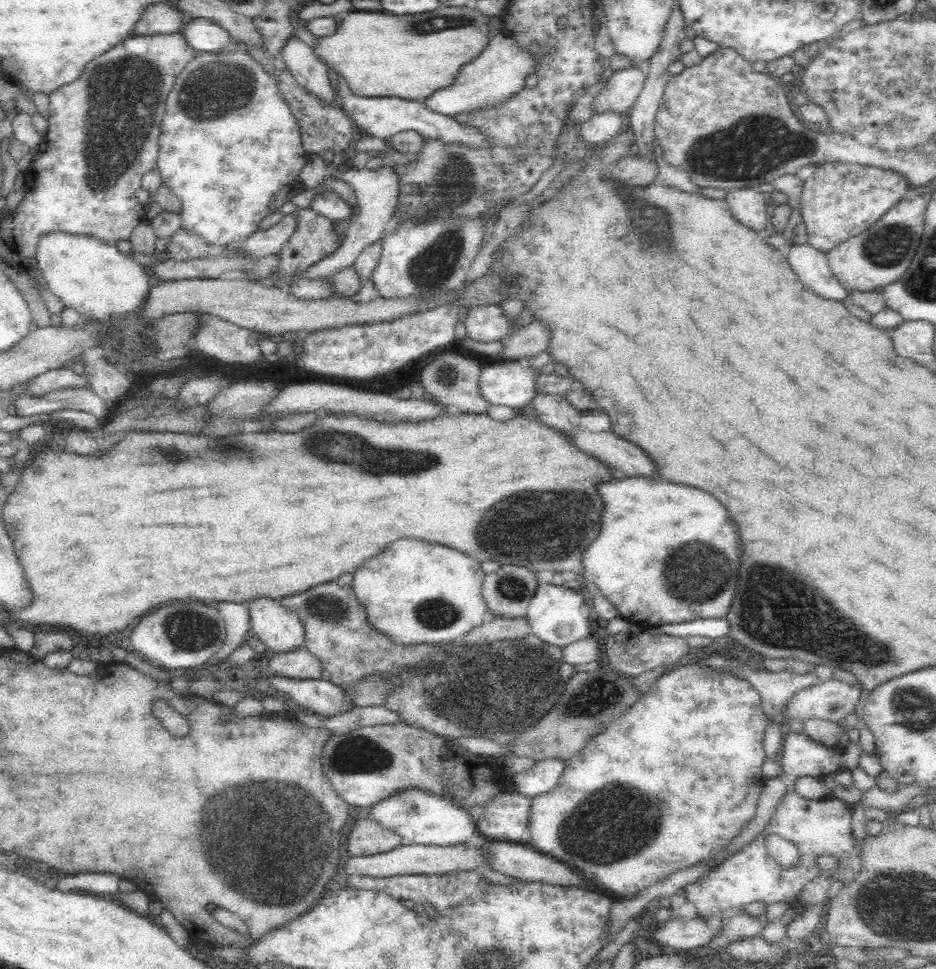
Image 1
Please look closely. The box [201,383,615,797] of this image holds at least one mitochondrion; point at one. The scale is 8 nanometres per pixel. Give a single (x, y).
(501, 686)

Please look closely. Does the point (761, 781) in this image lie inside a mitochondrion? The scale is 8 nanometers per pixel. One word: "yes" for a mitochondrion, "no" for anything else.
no

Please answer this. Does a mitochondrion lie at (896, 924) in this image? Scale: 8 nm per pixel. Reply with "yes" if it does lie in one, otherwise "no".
yes

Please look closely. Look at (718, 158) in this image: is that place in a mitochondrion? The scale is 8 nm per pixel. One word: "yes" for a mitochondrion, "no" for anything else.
yes

